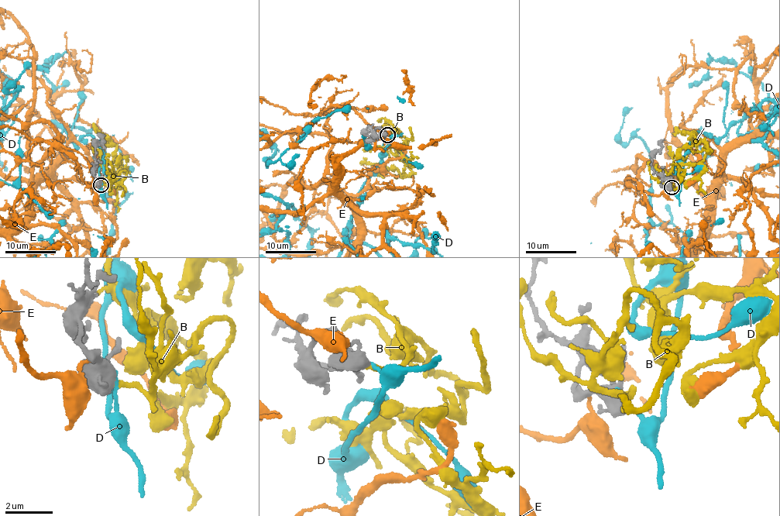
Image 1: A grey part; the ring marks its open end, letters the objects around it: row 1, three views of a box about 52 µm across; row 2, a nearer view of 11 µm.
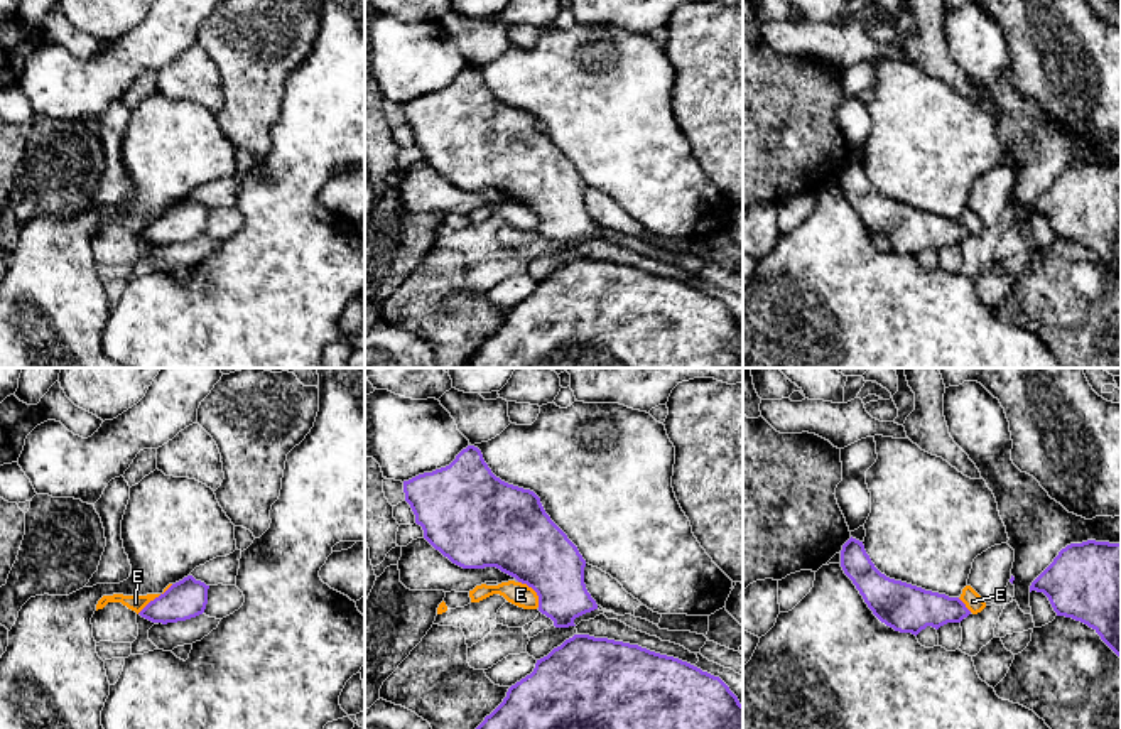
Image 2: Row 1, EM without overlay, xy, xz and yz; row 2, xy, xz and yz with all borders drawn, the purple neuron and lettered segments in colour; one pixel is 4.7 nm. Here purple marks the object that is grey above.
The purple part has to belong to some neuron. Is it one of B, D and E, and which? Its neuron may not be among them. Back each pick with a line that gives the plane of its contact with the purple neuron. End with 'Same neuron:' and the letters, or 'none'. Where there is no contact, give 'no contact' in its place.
B: no contact
Same neuron: B

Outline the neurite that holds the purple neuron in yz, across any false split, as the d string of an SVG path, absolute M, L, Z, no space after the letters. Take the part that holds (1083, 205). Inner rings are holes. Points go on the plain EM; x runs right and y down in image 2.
M1087 162L1067 167L1032 204L1032 213L1043 214L1057 238L1092 250L1121 280L1121 165Z

